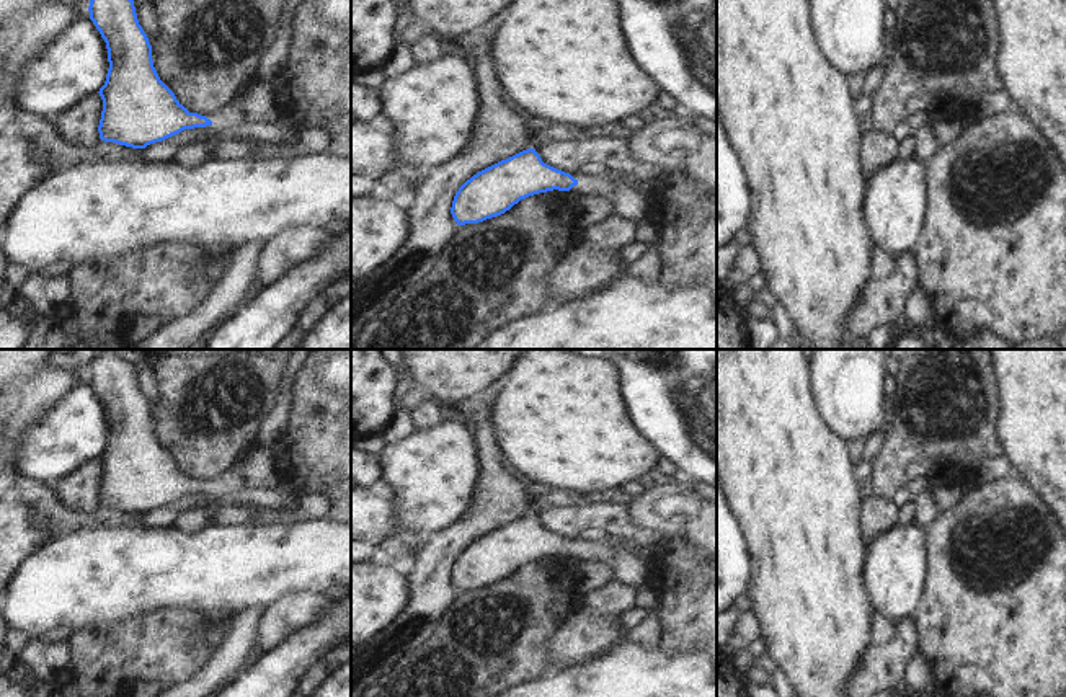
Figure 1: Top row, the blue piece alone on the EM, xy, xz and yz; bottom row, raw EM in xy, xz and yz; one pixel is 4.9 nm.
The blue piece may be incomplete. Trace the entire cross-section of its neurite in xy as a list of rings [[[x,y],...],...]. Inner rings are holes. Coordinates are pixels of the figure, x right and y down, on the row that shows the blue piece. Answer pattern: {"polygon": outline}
{"polygon": [[[90,0],[90,20],[108,49],[108,75],[100,88],[100,139],[145,149],[184,129],[273,122],[278,116],[271,83],[255,80],[212,121],[189,113],[160,80],[152,46],[139,24],[134,0]]]}

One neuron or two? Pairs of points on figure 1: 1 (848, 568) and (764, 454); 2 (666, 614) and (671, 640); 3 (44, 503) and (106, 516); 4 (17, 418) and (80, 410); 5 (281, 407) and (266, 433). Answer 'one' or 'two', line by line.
1: one
2: one
3: one
4: two
5: one

